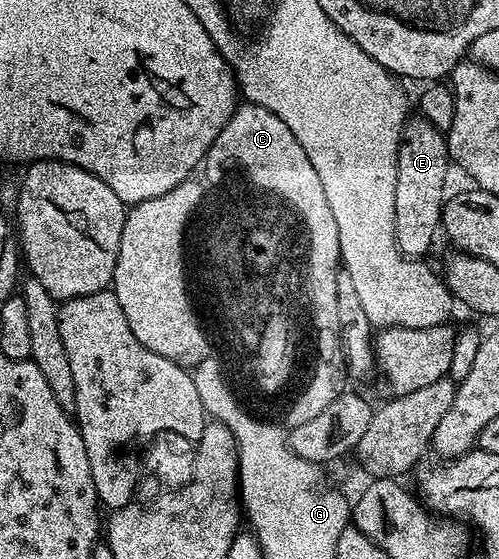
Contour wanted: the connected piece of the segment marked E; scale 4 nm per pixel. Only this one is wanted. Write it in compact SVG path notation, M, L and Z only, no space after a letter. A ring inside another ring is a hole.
M422 118L415 119L409 119L404 125L396 159L398 178L394 186L394 238L403 256L424 258L436 240L436 232L438 236L442 228L440 213L444 211L444 187L448 184L450 157L445 133Z

